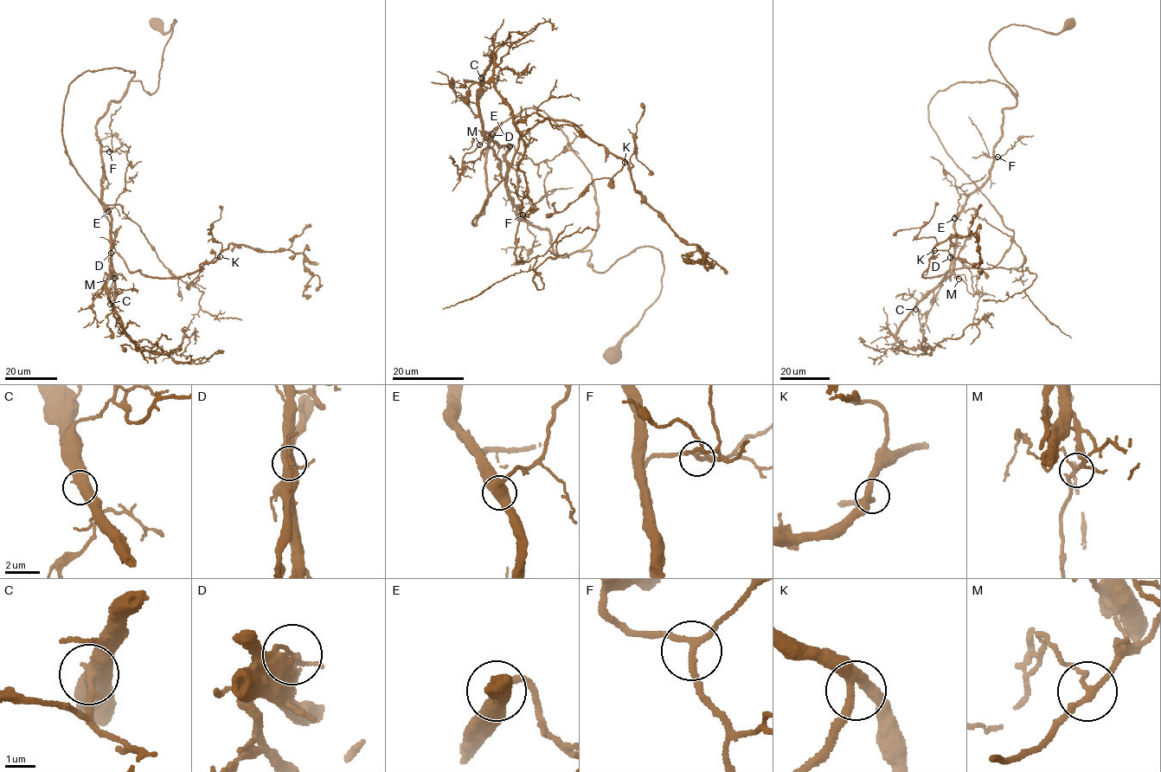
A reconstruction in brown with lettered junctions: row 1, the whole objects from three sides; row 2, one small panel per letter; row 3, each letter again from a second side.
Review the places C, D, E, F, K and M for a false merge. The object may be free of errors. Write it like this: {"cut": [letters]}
{"cut": ["D"]}

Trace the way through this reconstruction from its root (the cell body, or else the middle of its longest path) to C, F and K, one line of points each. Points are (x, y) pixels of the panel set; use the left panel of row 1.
C: (156, 24), (163, 34), (176, 20), (157, 89), (131, 81), (95, 125), (111, 218), (110, 304)
F: (156, 24), (163, 34), (176, 20), (157, 88), (131, 81), (110, 103), (95, 125), (100, 152), (109, 151)
K: (156, 24), (176, 20), (157, 89), (86, 70), (62, 136), (130, 272), (182, 277), (220, 256)

